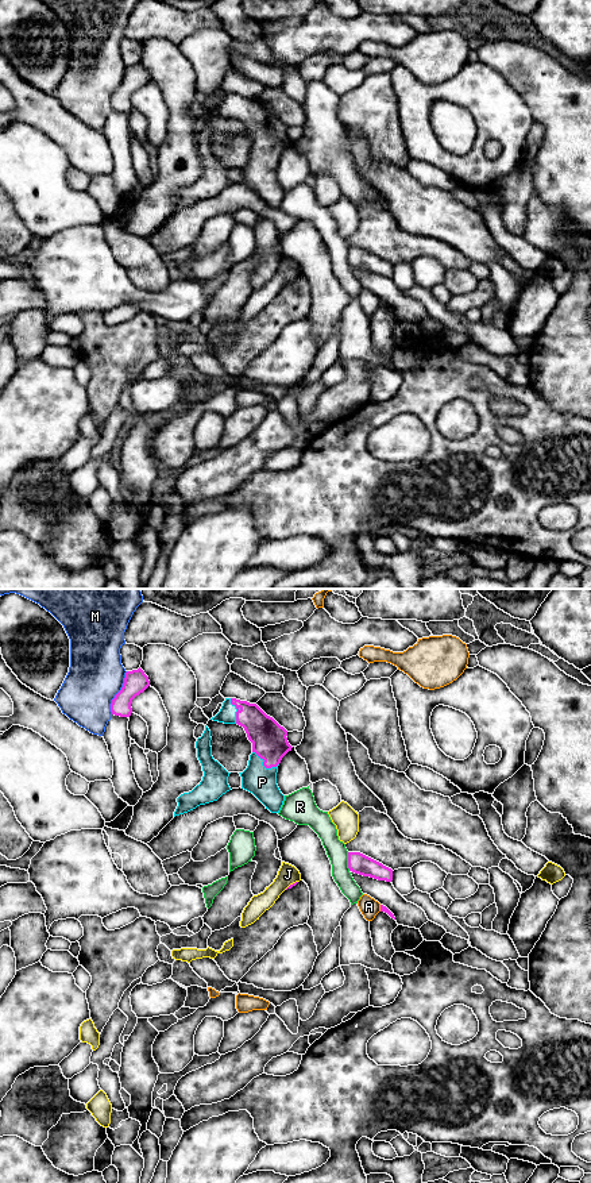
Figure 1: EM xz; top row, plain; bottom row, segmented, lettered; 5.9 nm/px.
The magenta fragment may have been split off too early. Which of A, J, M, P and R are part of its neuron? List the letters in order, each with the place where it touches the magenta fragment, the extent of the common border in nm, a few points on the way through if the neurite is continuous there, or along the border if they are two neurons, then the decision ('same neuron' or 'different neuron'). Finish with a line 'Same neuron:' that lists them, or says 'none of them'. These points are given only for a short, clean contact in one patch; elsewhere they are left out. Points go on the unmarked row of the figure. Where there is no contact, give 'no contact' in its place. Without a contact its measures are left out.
A: xz (381, 303) | 40 nm | different neuron
J: xz (290, 280) | 90 nm | different neuron
M: xz (118, 88) | 280 nm | different neuron
P: xz (263, 160) | 180 nm | same neuron
R: xz (348, 257) | 110 nm | different neuron
Same neuron: P

